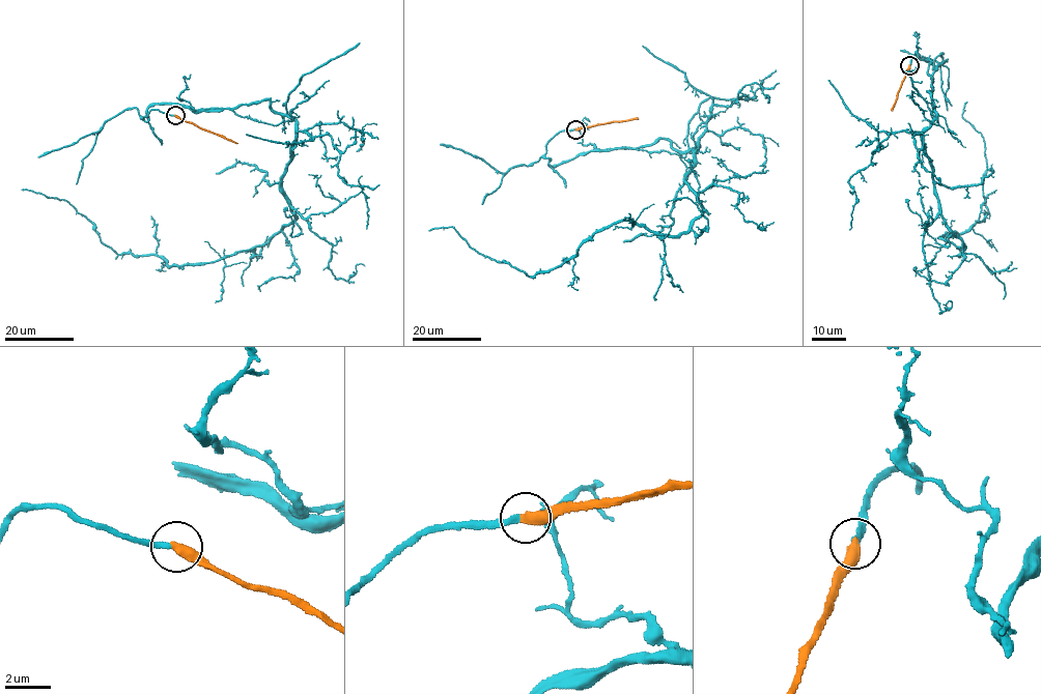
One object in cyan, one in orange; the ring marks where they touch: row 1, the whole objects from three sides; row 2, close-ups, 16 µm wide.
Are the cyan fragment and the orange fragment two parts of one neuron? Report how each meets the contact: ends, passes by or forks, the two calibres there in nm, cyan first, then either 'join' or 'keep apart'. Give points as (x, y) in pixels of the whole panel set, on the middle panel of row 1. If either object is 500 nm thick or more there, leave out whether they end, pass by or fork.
cyan ends | orange ends | 240/480 nm | join

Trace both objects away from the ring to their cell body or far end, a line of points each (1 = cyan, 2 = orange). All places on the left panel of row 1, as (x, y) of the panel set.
1: (174, 116), (143, 118), (291, 116), (294, 220), (169, 266), (22, 190)
2: (175, 116), (237, 143)

